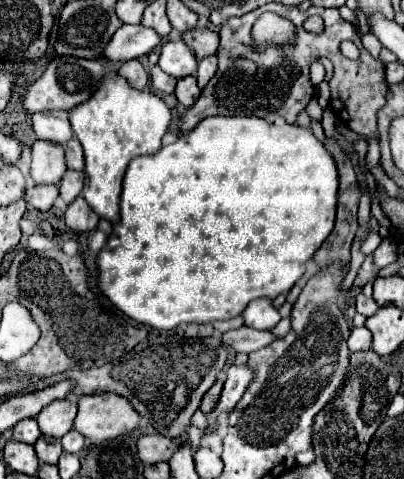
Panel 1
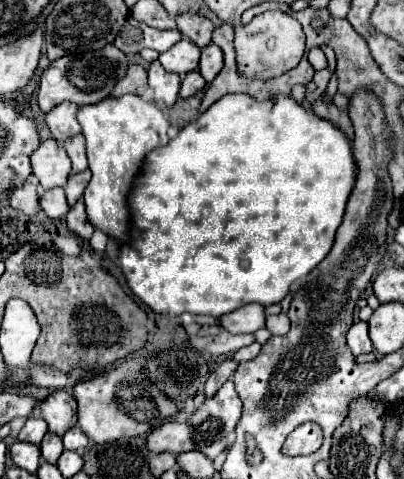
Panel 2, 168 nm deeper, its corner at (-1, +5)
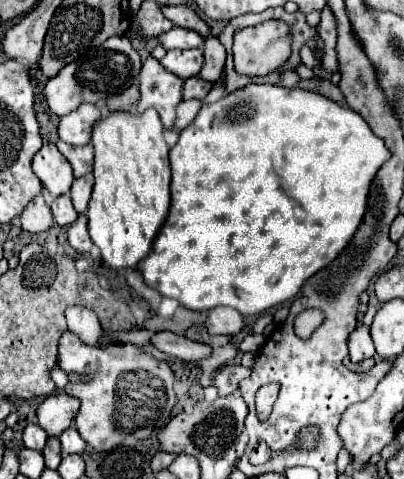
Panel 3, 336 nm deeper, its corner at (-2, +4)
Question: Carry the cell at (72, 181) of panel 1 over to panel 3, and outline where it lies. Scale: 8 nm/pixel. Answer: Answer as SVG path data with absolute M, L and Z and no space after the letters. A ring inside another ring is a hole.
M86 174L86 176L74 180L70 194L72 194L72 202L74 202L74 208L76 208L78 214L86 212L86 208L88 208L92 186L94 186L94 176L92 174Z

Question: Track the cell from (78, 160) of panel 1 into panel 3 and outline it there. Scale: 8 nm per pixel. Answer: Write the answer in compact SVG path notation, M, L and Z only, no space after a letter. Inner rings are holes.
M58 140L56 146L64 154L64 158L72 164L74 178L80 178L80 176L92 172L92 166L94 166L94 148L92 146L70 146L62 140Z

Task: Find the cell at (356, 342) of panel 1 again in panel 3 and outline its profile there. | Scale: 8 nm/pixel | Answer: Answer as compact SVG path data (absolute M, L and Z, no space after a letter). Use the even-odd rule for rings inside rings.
M358 326L350 338L348 338L348 356L352 362L362 362L366 358L372 358L374 352L374 344L370 338L370 328L368 326Z

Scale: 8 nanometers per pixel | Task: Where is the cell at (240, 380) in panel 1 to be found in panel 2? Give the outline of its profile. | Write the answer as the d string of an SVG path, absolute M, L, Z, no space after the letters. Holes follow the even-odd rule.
M229 379L229 383L225 383L225 387L221 387L221 391L217 391L213 399L207 399L185 423L167 421L161 427L153 429L147 435L147 449L151 455L157 455L161 451L183 453L183 451L199 449L209 459L215 459L223 449L227 449L227 437L235 429L239 417L241 417L241 399L235 391L235 383Z

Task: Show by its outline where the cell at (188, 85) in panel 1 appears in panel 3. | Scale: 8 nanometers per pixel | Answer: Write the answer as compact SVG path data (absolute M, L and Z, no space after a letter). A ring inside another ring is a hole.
M194 76L194 78L188 78L184 82L184 98L196 98L196 100L204 100L208 96L208 92L212 90L212 82L206 82L202 80L200 76Z

